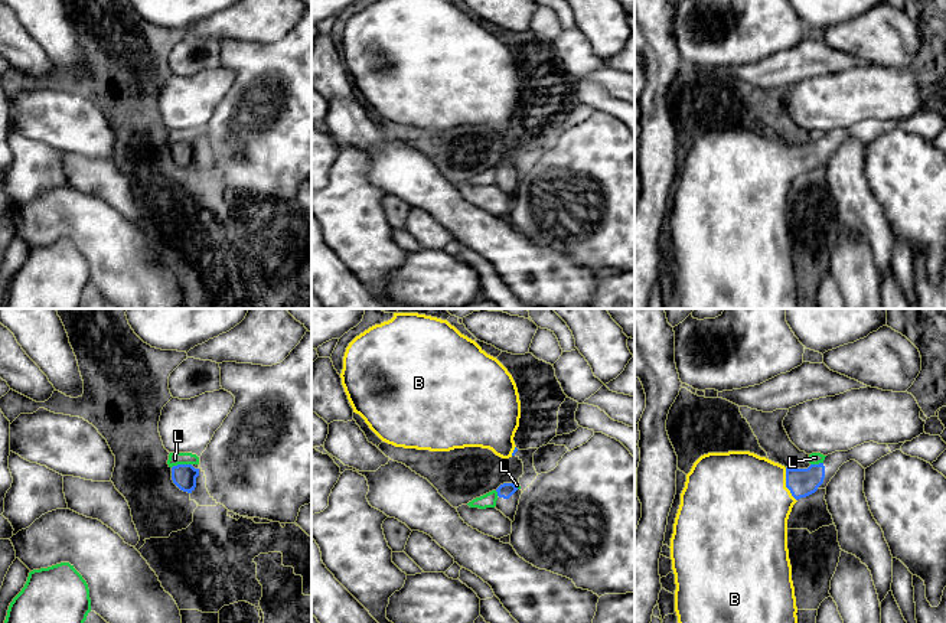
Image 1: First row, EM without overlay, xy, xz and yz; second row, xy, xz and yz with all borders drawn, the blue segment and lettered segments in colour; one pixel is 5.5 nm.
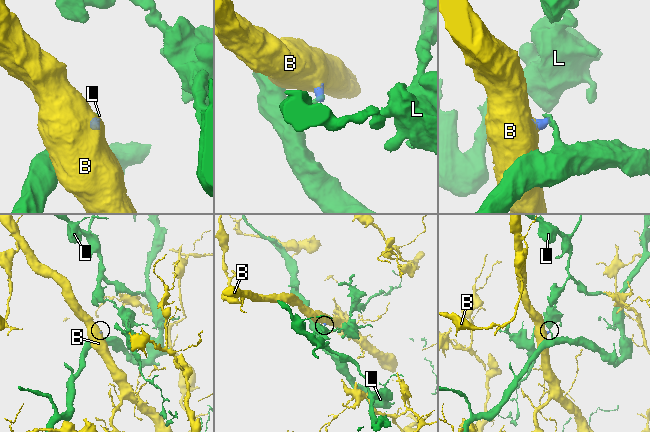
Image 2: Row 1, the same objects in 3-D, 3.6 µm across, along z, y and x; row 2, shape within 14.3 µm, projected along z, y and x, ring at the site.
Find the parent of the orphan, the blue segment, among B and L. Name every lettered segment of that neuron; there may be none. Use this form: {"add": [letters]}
{"add": ["B"]}

